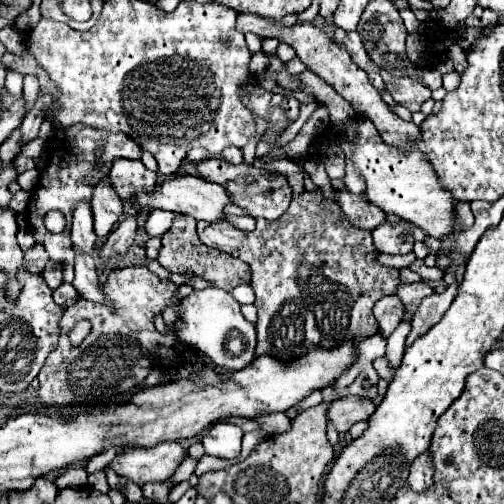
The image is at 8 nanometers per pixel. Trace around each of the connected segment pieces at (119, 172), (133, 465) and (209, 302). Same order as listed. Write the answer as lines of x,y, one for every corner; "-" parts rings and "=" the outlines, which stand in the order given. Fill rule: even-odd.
117,158
111,166
111,184
123,200
131,200
135,190
149,190
157,184
157,174
151,172
141,160
=
159,442
153,448
129,448
123,456
115,456
109,464
119,476
133,480
137,486
147,482
169,480
177,466
187,458
187,450
179,442
=
219,288
195,290
181,302
179,338
209,356
213,364
231,372
243,370
255,358
255,326
243,318
239,302
229,292

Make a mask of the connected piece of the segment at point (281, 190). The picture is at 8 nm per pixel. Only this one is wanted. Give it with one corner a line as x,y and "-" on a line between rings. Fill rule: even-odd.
211,158
211,160
203,160
197,164
197,170
199,170
199,176
209,180
209,182
217,182
221,184
231,202
237,204
241,210
245,210
249,216
253,218
267,218
267,220
275,220
279,218
291,204
293,196
291,196
291,186
287,184
285,176
277,174
277,172
269,172
265,168
259,168
255,164
229,164
225,160
219,160
219,158

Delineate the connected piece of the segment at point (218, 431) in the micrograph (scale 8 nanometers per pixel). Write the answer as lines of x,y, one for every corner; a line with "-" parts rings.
217,422
209,428
209,432
203,436
201,442
205,454
233,460
239,458
241,454
241,438
243,438
243,430
239,426

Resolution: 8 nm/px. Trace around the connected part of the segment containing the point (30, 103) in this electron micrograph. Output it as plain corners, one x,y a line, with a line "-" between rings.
27,74
27,76
25,76
23,96
25,96
25,106
27,106
27,112
29,112
29,110
35,106
37,96
39,96
39,82
33,78
33,74

